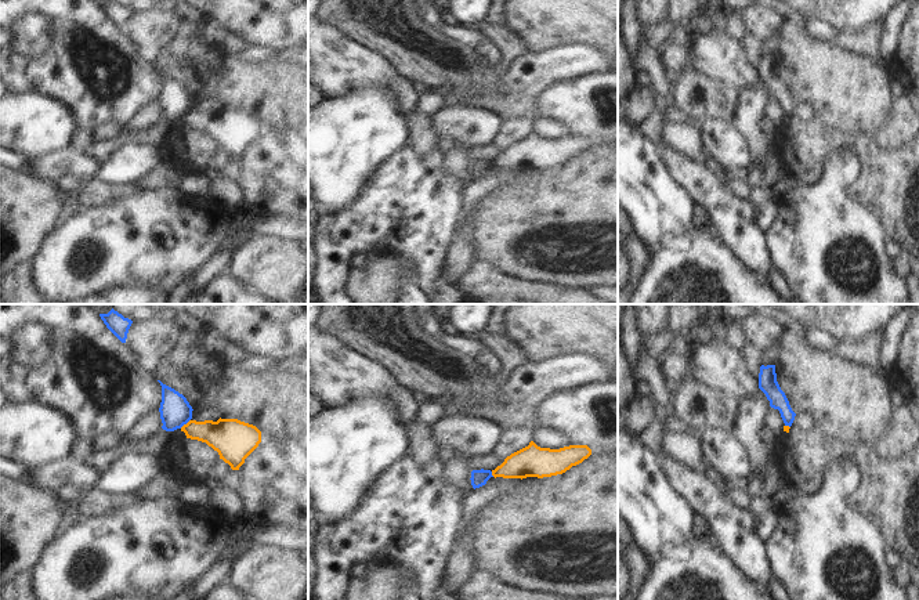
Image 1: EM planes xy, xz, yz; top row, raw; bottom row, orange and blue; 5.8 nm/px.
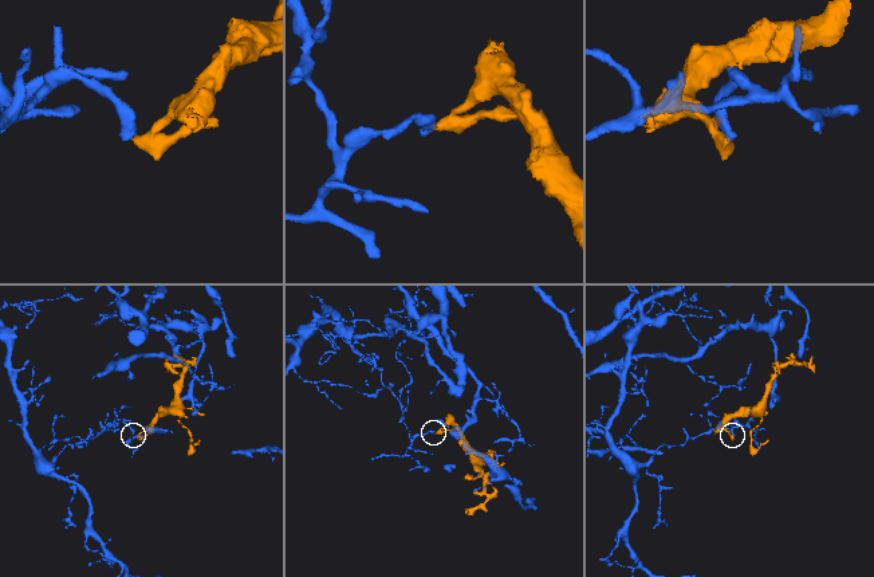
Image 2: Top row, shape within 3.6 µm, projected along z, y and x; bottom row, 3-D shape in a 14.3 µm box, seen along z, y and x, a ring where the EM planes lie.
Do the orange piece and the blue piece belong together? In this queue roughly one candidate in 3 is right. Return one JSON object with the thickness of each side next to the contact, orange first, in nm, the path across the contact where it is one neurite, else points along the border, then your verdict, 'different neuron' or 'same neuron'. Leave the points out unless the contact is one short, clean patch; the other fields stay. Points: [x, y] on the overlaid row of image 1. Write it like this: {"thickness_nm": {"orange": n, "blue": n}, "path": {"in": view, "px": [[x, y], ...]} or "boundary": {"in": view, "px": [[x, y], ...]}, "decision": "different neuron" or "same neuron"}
{"thickness_nm": {"orange": 200, "blue": 180}, "boundary": {"in": "xy", "px": [[190, 419], [180, 427]]}, "decision": "different neuron"}

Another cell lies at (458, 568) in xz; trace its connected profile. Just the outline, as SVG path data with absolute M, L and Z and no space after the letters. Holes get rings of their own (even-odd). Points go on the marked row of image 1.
M496 477L492 482L471 489L463 498L463 517L460 529L457 532L455 549L451 552L444 564L444 574L441 578L441 589L445 593L455 594L471 578L474 556L467 546L471 539L470 527L474 521L474 516L478 514L482 507L496 500L507 489L521 482L521 478Z

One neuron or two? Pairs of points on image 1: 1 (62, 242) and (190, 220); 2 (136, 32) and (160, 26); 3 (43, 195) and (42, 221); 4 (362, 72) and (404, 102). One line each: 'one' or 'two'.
1: one
2: one
3: one
4: one

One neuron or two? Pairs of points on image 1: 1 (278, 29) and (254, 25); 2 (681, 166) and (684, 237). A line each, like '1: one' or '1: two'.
1: one
2: two

